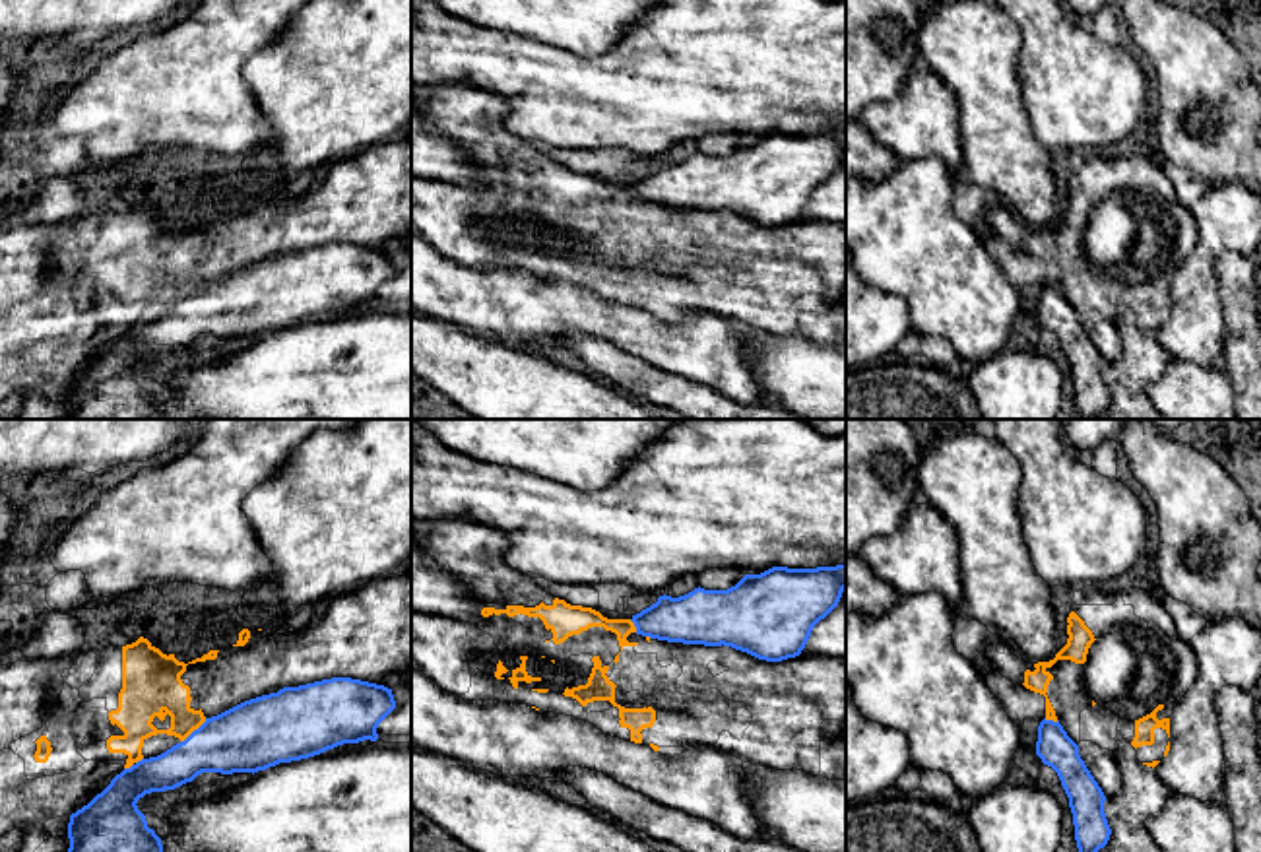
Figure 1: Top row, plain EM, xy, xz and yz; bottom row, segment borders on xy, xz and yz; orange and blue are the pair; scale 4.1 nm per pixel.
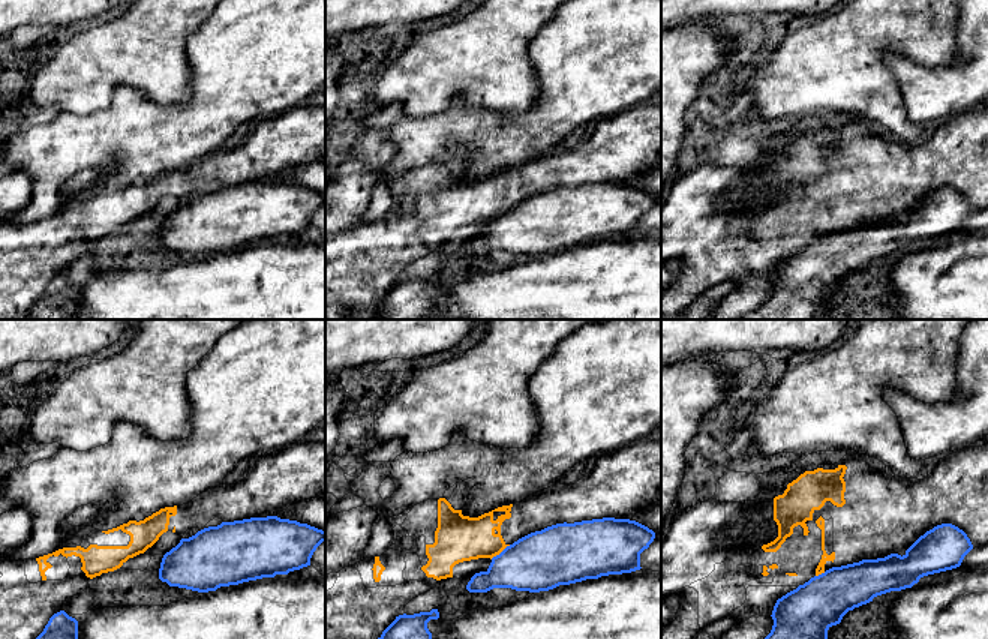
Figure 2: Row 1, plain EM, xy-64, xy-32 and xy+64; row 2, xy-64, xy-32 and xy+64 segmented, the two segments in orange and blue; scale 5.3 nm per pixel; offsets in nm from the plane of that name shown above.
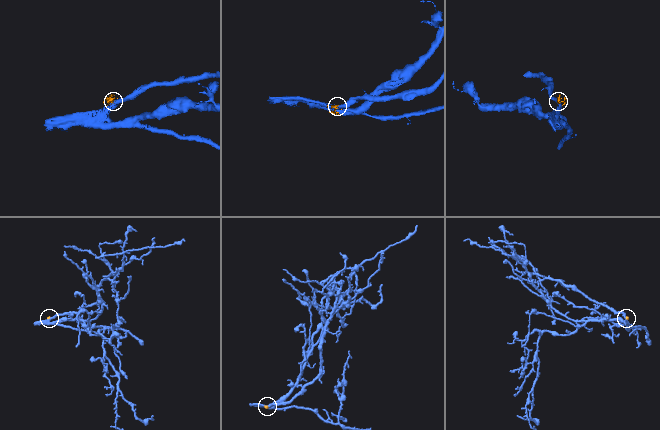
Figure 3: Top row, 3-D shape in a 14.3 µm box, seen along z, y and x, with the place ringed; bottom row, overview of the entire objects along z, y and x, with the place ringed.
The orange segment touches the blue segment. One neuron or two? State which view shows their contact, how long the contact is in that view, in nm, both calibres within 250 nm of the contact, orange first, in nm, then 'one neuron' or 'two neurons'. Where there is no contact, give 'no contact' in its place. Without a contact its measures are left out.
meets orange in xy; contact 150 nm long; 220 nm thick on the orange side, 300 nm on the other; two neurons

